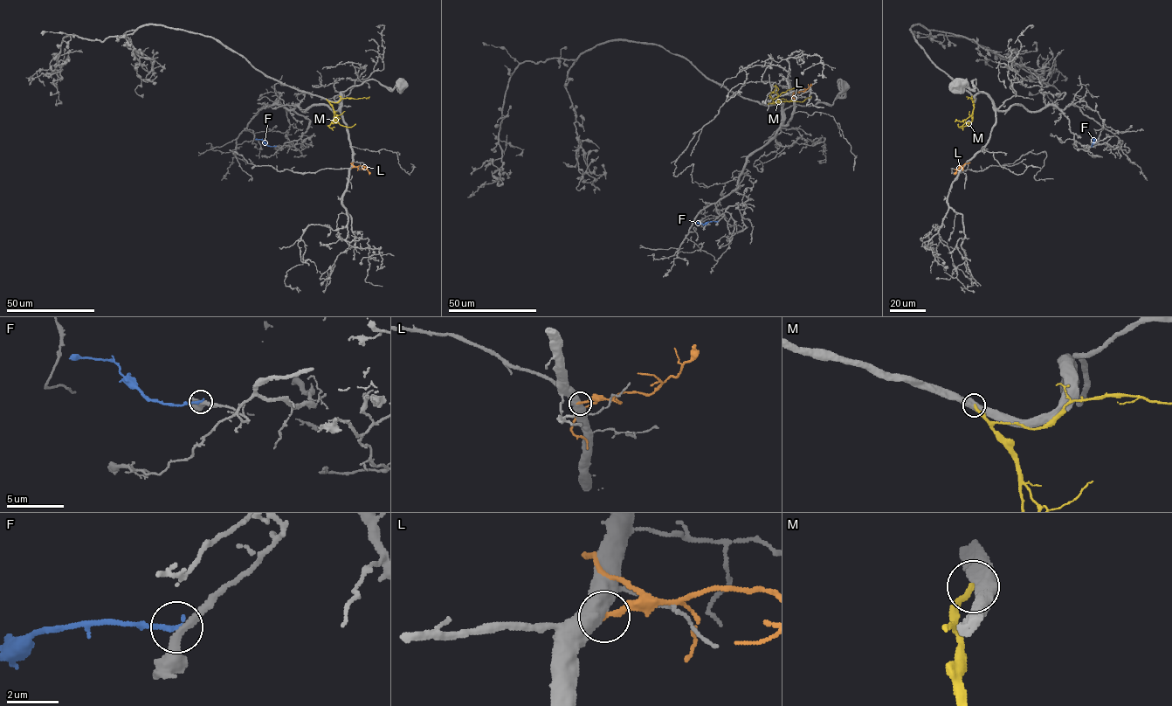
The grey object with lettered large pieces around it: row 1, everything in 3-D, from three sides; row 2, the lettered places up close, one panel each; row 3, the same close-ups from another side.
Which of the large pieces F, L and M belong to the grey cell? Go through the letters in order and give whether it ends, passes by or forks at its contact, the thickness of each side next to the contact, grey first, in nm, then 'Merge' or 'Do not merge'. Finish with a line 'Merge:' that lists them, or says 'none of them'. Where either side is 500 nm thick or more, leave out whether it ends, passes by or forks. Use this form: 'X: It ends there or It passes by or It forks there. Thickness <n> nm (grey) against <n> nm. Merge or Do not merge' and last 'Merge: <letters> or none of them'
F: It ends there. Thickness 300 nm (grey) against 240 nm. Do not merge
L: Thickness 550 nm (grey) against 220 nm. Do not merge
M: Thickness 600 nm (grey) against 240 nm. Do not merge
Merge: none of them

